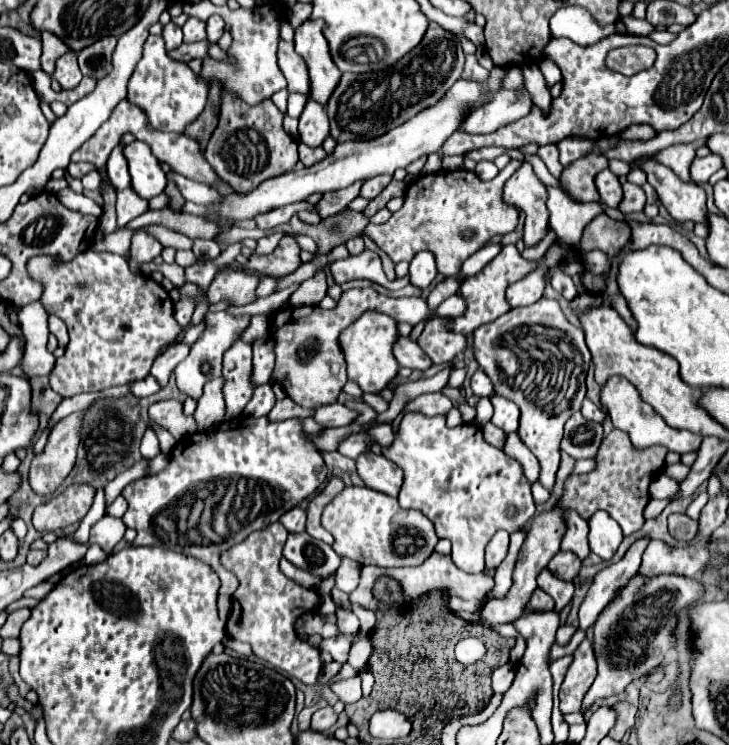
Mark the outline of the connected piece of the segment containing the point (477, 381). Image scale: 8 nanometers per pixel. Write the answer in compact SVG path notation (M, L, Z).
M478 370L478 372L472 376L472 392L474 392L476 396L482 396L482 398L494 396L492 382L490 382L490 378L488 378L482 370Z

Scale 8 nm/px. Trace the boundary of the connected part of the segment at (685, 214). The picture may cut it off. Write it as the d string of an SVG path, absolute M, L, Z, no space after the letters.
M652 160L644 162L640 168L646 172L648 182L658 192L662 206L676 222L706 224L706 192L698 184L682 182L672 170Z

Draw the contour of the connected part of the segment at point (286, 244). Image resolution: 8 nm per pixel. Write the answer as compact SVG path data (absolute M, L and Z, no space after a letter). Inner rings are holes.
M284 236L272 254L250 256L244 268L278 278L288 272L294 272L298 266L300 266L300 248L290 236Z

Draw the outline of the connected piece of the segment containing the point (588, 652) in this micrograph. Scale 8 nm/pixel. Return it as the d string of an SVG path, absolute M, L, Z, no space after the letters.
M588 638L580 642L580 646L574 650L572 656L574 660L560 688L560 710L562 712L578 712L586 690L596 678L596 660L594 660L592 644Z

